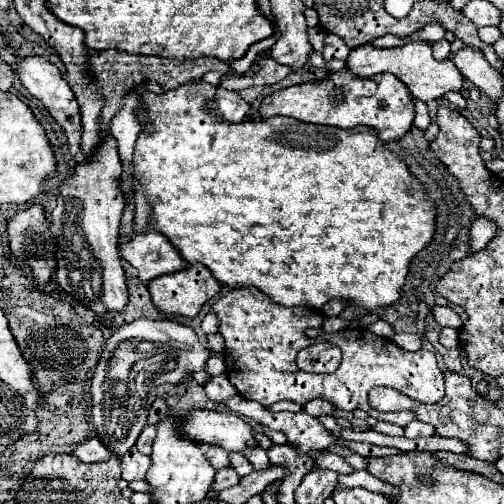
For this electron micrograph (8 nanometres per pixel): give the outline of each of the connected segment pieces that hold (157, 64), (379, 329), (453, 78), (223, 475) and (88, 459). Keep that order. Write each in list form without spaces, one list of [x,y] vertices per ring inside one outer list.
[[[89,49],[89,55],[91,55],[91,61],[89,61],[91,73],[97,77],[97,81],[101,85],[101,93],[107,99],[107,103],[103,107],[103,113],[101,113],[101,123],[103,125],[107,125],[115,117],[115,113],[123,107],[125,95],[131,93],[131,79],[133,81],[153,79],[163,89],[175,89],[177,85],[187,83],[191,79],[201,79],[209,71],[227,72],[231,70],[228,63],[213,57],[199,57],[195,61],[177,61],[177,59],[163,59],[163,57],[131,55],[131,53],[121,53],[117,49],[107,49],[107,51],[101,51],[101,53],[93,53]]]
[[[379,319],[379,321],[375,321],[375,323],[371,323],[369,327],[367,327],[371,333],[375,333],[375,335],[381,335],[381,337],[387,337],[387,339],[391,339],[393,335],[395,335],[395,329],[385,321],[385,319]]]
[[[425,41],[423,43],[409,43],[409,45],[393,47],[393,49],[377,49],[373,45],[361,45],[361,47],[351,51],[347,61],[331,61],[331,63],[323,61],[321,63],[321,53],[317,53],[317,51],[313,51],[309,59],[319,69],[327,69],[327,71],[349,69],[349,71],[353,71],[359,77],[369,77],[369,75],[377,75],[377,73],[385,73],[385,71],[393,73],[393,75],[397,75],[405,83],[405,87],[411,91],[411,95],[415,99],[421,99],[425,103],[431,101],[431,99],[441,99],[445,93],[463,87],[461,71],[453,65],[453,61],[451,59],[437,61],[433,57],[431,43],[425,43]]]
[[[229,467],[227,469],[219,469],[211,489],[213,491],[223,491],[223,489],[229,489],[229,487],[237,485],[237,481],[241,481],[241,479],[239,479],[239,475],[233,469],[229,469]]]
[[[99,437],[87,439],[87,441],[75,451],[75,455],[77,455],[81,461],[85,461],[85,463],[101,463],[101,461],[105,461],[105,459],[115,457],[113,453],[107,451],[107,445],[105,445]]]

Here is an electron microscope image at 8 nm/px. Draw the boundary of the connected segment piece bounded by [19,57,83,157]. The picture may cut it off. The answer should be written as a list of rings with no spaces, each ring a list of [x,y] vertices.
[[[25,57],[19,61],[19,79],[21,79],[23,87],[33,97],[37,97],[49,109],[49,113],[55,117],[55,121],[63,127],[67,141],[69,141],[69,153],[73,157],[79,157],[79,153],[81,153],[79,143],[81,143],[83,125],[81,125],[81,115],[79,115],[79,103],[77,103],[73,91],[69,89],[65,75],[61,71],[57,71],[57,67],[51,65],[45,57]]]

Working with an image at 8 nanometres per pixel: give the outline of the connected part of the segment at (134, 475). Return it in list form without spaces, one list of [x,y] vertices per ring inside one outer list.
[[[131,449],[121,457],[121,477],[127,481],[145,479],[149,465],[151,465],[151,459],[147,455],[141,455],[137,449]]]

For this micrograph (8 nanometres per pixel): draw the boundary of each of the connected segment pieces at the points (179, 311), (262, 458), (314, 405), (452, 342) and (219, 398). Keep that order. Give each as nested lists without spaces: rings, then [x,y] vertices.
[[[187,263],[179,273],[167,273],[149,281],[149,293],[157,309],[183,317],[195,317],[201,305],[219,289],[221,283],[201,263]]]
[[[255,447],[255,449],[249,449],[245,453],[245,457],[251,461],[251,465],[257,469],[257,467],[263,467],[269,463],[269,457],[267,457],[267,451],[261,449],[261,447]]]
[[[313,399],[313,401],[309,401],[303,409],[305,409],[305,413],[315,415],[315,417],[337,413],[337,407],[335,407],[335,405],[329,405],[329,401],[325,401],[325,399]]]
[[[443,327],[439,341],[441,341],[441,345],[443,345],[443,347],[457,347],[457,345],[459,345],[459,333],[457,333],[455,329]]]
[[[223,373],[223,375],[217,375],[217,377],[209,379],[209,383],[205,385],[205,393],[211,401],[223,403],[223,401],[231,399],[233,395],[237,395],[237,389],[233,389],[233,385],[229,383],[229,379]]]

